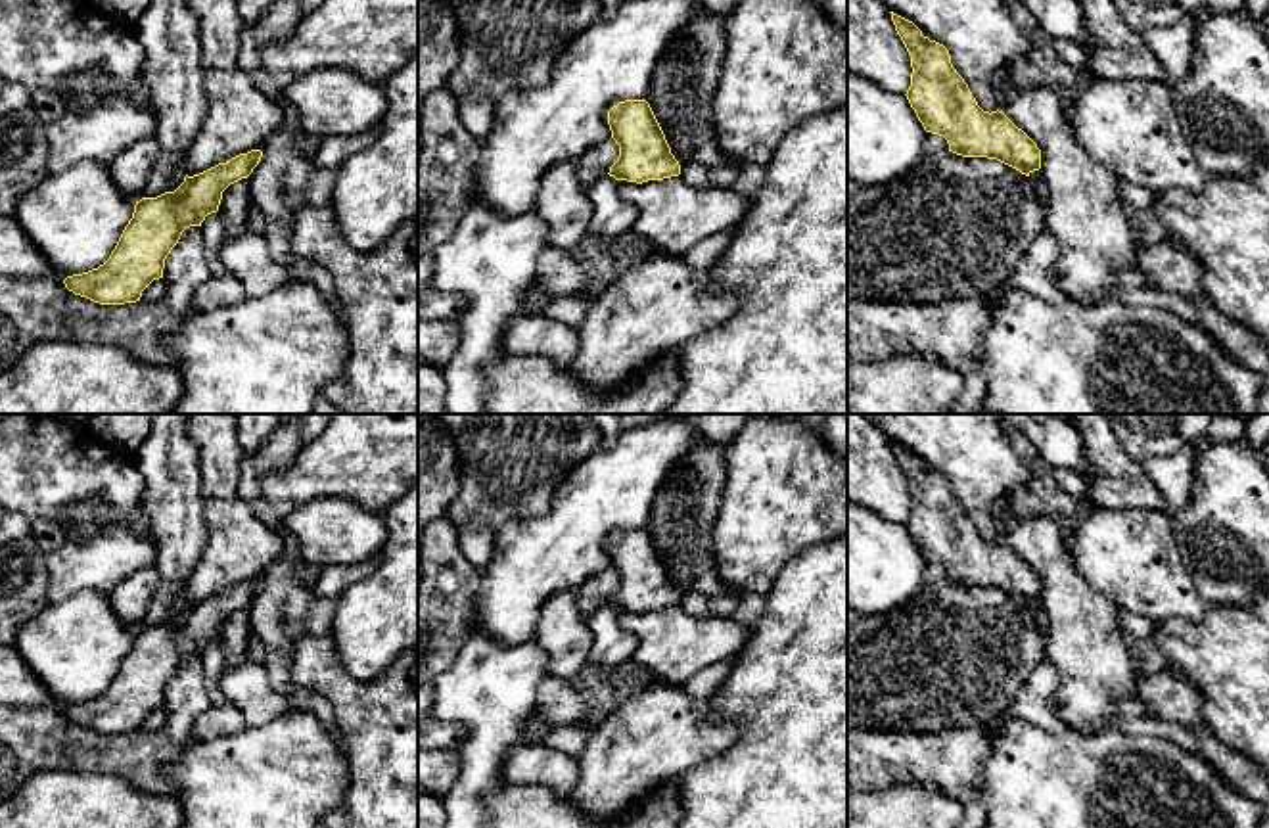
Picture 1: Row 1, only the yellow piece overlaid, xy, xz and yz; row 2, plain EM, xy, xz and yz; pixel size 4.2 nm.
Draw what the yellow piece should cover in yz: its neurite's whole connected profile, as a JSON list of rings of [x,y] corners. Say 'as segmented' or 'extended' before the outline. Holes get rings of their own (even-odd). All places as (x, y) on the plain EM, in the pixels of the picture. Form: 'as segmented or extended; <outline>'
as segmented; [[[891,443],[911,485],[907,529],[926,562],[947,569],[962,586],[997,588],[1029,606],[1041,598],[1041,579],[1003,540],[983,540],[951,493],[949,479],[930,470],[909,448]]]

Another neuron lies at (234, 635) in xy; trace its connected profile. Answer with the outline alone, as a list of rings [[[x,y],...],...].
[[[251,604],[230,613],[222,621],[219,644],[226,656],[228,669],[236,669],[245,661],[245,652],[251,638]]]

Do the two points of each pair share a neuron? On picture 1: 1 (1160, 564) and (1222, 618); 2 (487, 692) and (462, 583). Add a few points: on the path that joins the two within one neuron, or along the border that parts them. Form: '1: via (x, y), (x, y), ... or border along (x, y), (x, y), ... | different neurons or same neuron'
1: border along (1208, 604), (1199, 620), (1168, 618), (1164, 621) | different neurons
2: border along (472, 631), (447, 669) | different neurons

